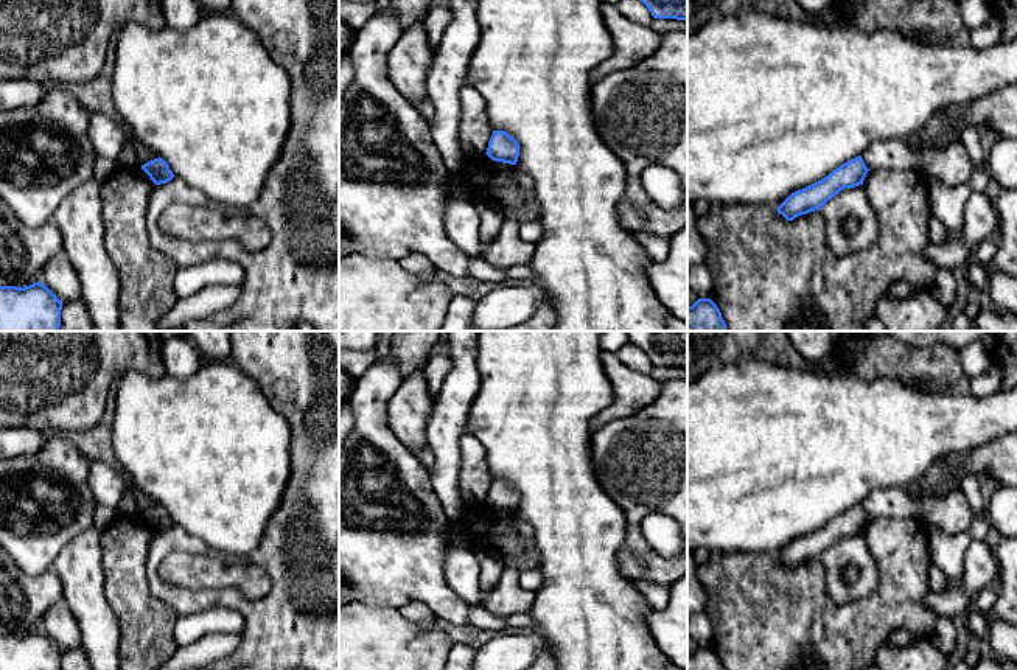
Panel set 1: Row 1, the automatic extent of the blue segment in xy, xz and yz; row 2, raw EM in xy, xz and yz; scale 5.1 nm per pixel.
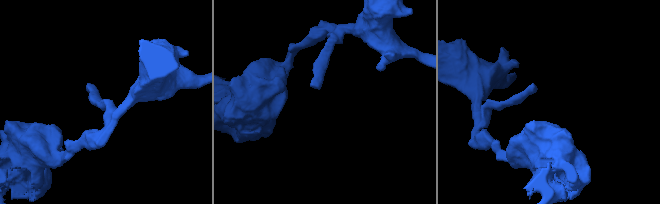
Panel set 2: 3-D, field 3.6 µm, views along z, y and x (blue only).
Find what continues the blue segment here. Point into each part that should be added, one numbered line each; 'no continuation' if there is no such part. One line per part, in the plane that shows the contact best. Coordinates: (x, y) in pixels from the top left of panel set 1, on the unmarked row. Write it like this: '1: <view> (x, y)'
no continuation

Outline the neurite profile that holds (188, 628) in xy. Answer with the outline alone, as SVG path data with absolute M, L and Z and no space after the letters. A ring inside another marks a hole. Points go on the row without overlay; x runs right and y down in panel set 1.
M213 606L197 614L180 616L174 625L177 647L188 645L210 634L239 634L244 630L244 617L225 606Z

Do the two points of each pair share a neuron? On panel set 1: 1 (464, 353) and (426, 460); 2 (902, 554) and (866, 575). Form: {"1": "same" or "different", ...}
{"1": "different", "2": "different"}

